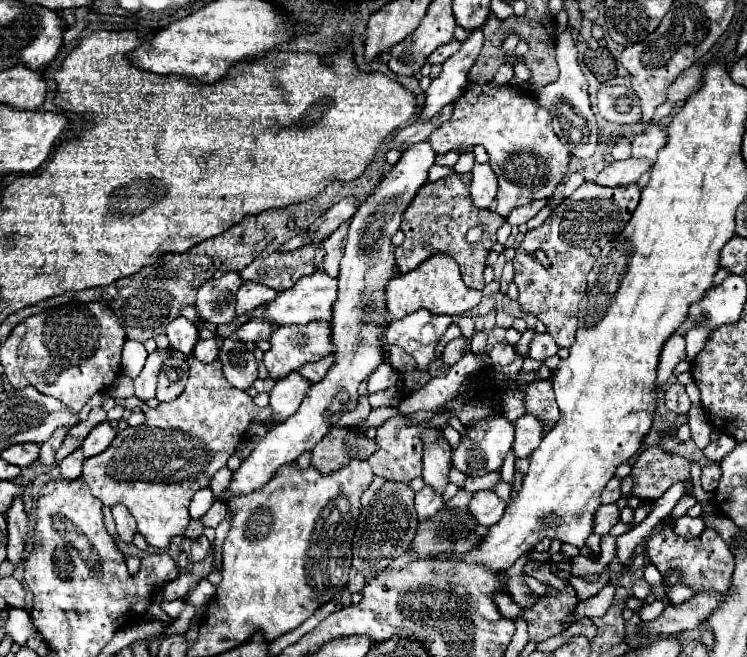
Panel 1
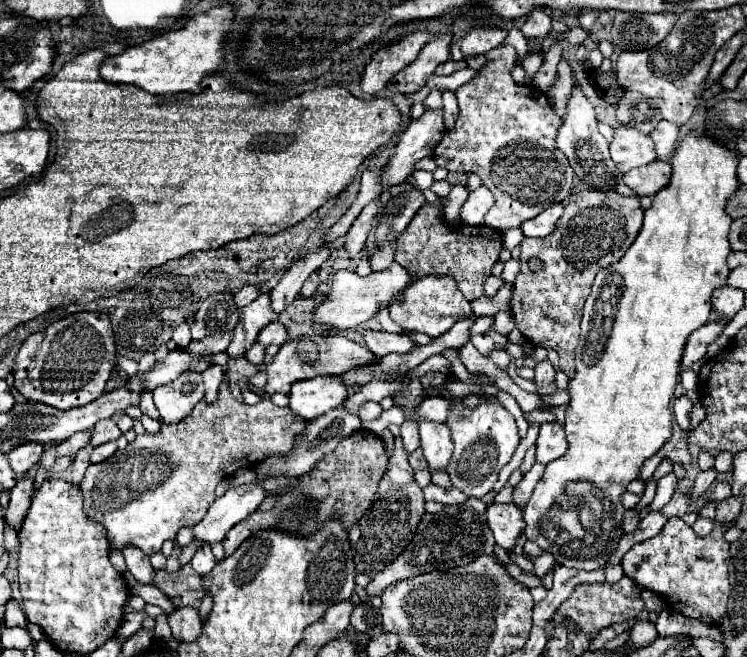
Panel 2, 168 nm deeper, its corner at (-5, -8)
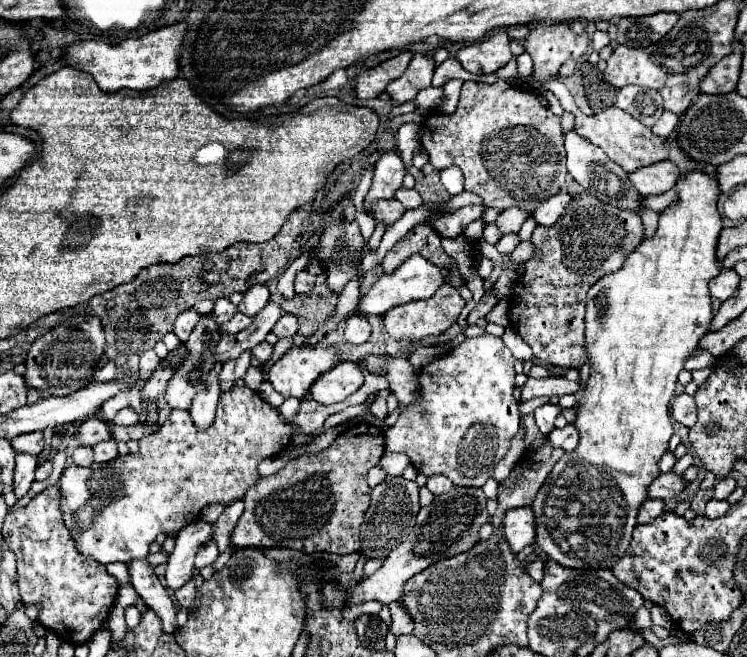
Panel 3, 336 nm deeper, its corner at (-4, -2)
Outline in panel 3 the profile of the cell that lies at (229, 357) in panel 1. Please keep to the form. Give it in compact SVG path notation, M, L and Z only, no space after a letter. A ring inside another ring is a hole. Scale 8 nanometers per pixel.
M260 342L260 344L258 344L258 346L254 346L250 352L252 352L252 356L254 356L254 358L258 358L260 362L266 362L266 360L270 360L272 346L270 346L268 342Z

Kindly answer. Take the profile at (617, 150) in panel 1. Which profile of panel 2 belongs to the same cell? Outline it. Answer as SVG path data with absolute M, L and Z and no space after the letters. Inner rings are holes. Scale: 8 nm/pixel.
M615 124L613 130L615 134L613 140L609 142L609 154L621 174L657 160L651 136L641 134L631 124Z

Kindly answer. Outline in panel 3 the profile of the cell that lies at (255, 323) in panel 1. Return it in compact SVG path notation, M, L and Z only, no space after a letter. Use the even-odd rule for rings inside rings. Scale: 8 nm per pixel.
M282 314L282 318L276 322L276 326L274 326L272 332L274 332L278 338L290 338L290 336L296 334L296 330L298 330L296 318L290 316L290 314Z

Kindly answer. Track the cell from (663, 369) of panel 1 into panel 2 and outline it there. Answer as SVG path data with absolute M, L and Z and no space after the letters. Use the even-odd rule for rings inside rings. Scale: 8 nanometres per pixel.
M717 318L715 322L709 322L705 324L703 328L695 330L691 336L689 336L689 342L685 346L685 352L683 352L683 360L681 360L681 370L687 370L691 368L691 364L699 362L705 352L707 352L707 346L713 344L719 334L723 332L723 328L729 324L729 320L723 320L723 318Z

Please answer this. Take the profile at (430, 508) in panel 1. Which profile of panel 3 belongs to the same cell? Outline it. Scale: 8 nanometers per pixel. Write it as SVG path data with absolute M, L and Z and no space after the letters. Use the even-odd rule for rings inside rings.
M442 474L430 476L430 478L428 478L428 484L426 484L426 488L428 488L434 496L440 496L440 494L448 492L452 486L454 486L454 484L452 484L446 476L442 476Z

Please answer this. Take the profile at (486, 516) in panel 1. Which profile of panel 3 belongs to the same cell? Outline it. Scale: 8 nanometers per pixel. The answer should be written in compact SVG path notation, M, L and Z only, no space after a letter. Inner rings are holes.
M514 508L504 514L502 534L510 544L510 550L518 554L524 546L534 542L534 514L530 508Z

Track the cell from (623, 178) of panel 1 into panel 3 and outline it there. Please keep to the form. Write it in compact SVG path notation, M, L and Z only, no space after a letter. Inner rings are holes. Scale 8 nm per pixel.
M662 160L630 172L628 180L640 194L664 194L666 190L674 188L678 176L678 168L670 160Z

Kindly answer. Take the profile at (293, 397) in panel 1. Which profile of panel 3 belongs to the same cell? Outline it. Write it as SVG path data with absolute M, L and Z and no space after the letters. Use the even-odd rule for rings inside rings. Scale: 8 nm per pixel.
M342 360L338 366L320 374L318 380L310 386L308 394L322 406L338 404L350 394L354 394L364 384L364 372L358 362Z

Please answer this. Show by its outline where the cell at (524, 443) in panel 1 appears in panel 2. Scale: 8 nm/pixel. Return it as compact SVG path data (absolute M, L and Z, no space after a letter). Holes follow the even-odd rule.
M541 424L539 438L535 442L537 448L537 462L549 464L557 458L561 458L567 450L567 438L561 424Z

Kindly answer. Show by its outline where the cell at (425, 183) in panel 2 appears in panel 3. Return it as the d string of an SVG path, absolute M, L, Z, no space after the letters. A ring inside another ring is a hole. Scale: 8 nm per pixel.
M406 122L398 130L398 150L406 164L412 164L414 152L416 152L416 148L420 148L418 132L420 132L420 126L414 122Z

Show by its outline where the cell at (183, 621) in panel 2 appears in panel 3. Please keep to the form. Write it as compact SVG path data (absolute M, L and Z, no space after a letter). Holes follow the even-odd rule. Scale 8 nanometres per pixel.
M190 580L186 586L182 586L182 590L176 590L174 596L176 596L180 608L192 610L194 608L194 600L196 600L196 586L194 586L194 582Z

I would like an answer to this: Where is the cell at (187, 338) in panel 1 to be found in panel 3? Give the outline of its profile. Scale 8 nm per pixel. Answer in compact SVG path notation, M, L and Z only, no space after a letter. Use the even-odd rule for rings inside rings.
M192 308L186 310L186 312L182 312L182 314L176 318L176 322L174 322L174 334L178 336L180 342L186 342L186 340L188 340L188 336L190 336L192 328L196 326L198 318L200 318L200 314L198 314L196 310L192 310Z

